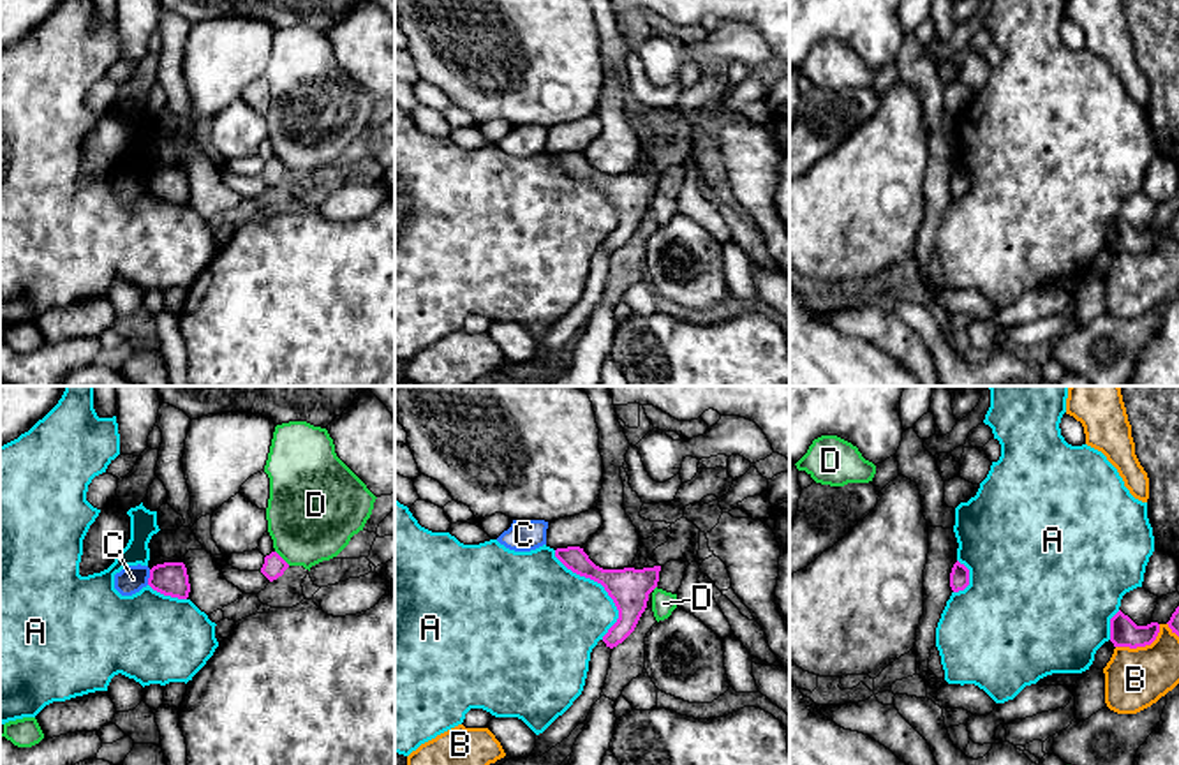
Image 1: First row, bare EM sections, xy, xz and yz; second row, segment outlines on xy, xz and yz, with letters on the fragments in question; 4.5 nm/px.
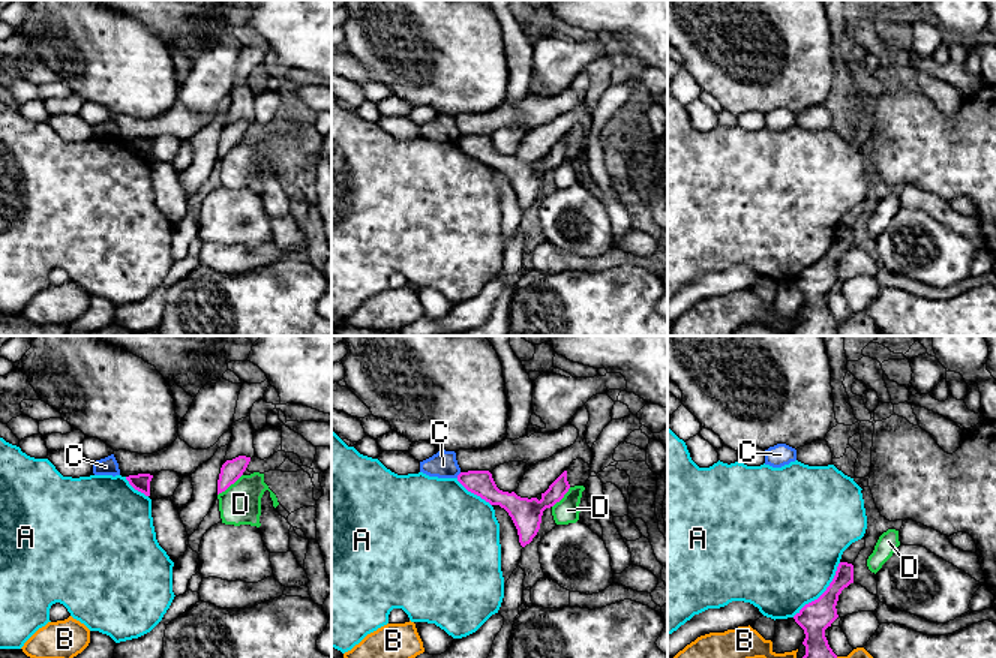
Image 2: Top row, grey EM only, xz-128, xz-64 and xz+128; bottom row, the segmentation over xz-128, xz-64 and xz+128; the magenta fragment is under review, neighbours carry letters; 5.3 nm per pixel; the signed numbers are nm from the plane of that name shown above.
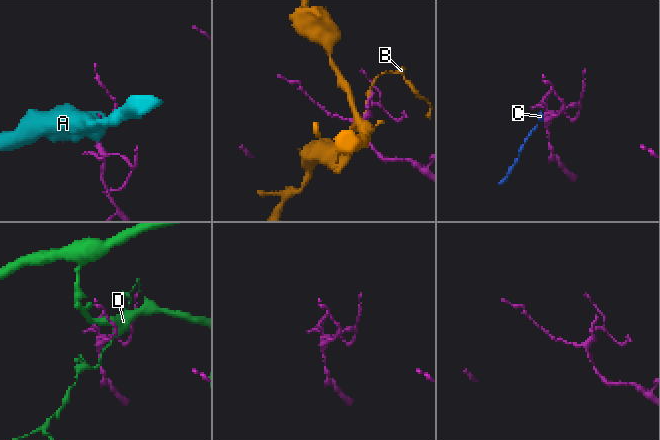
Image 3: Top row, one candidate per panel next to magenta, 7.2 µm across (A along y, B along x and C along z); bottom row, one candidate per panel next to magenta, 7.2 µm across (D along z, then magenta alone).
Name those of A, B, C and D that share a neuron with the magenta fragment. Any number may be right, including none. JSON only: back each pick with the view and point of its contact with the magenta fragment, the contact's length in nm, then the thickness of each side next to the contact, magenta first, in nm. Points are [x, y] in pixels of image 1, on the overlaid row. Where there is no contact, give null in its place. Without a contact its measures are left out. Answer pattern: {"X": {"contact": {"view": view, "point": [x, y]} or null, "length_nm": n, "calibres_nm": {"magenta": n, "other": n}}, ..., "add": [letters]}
{"add": []}

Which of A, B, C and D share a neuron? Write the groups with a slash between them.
A / B / C / D

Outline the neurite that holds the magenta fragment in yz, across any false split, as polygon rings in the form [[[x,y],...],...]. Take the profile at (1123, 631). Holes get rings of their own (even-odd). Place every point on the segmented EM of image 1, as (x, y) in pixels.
[[[1121,610],[1110,619],[1110,642],[1114,647],[1146,647],[1151,645],[1160,633],[1160,624],[1137,626]]]

